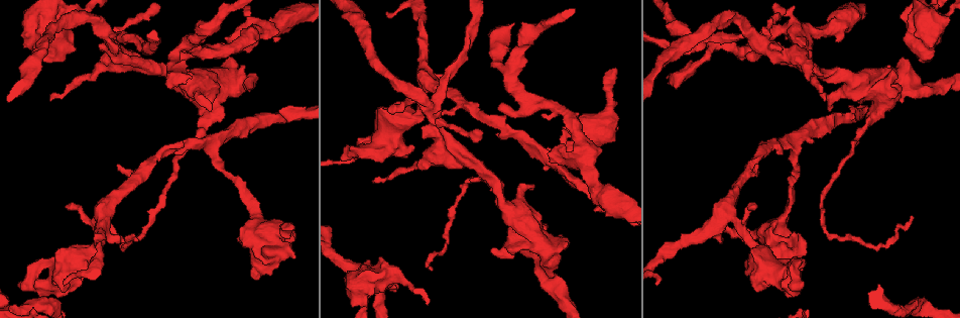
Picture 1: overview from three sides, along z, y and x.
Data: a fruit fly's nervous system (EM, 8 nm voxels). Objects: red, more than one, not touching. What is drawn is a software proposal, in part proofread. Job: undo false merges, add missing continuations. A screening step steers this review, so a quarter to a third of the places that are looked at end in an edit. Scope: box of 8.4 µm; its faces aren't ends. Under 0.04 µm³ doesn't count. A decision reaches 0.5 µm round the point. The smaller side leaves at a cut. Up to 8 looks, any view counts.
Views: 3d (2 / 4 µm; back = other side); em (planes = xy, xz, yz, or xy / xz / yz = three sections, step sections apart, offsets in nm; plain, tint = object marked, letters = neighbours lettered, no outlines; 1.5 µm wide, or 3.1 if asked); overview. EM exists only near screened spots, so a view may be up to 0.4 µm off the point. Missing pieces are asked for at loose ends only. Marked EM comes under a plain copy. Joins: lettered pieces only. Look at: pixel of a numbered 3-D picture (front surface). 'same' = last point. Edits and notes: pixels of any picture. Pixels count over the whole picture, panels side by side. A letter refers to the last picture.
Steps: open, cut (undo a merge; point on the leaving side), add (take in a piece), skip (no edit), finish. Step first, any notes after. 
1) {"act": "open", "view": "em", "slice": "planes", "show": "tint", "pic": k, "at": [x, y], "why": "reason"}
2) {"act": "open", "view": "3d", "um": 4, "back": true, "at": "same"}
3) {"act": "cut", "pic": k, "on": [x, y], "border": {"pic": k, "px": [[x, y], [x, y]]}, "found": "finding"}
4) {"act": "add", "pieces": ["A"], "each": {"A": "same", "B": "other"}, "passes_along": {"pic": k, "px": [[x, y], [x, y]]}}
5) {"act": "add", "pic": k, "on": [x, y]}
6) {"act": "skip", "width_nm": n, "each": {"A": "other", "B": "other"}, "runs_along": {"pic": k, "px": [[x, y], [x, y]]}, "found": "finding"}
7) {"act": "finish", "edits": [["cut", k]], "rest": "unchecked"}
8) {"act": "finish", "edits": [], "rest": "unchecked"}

{"act": "open", "view": "em", "slice": "xy", "step": 8, "show": "tint", "pic": 1, "at": [118, 168], "why": "free end"}

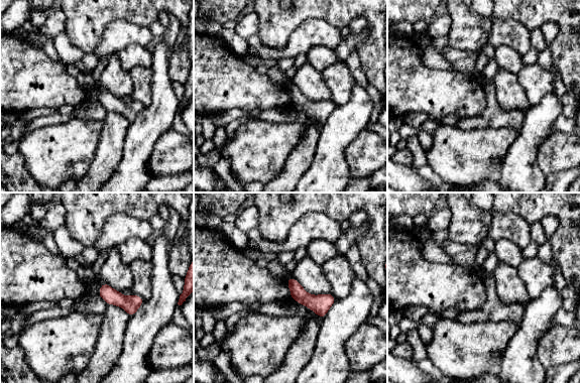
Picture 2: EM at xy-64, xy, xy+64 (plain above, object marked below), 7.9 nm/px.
{"act": "open", "view": "em", "slice": "planes", "show": "letters", "at": "same", "why": "cut it another way"}

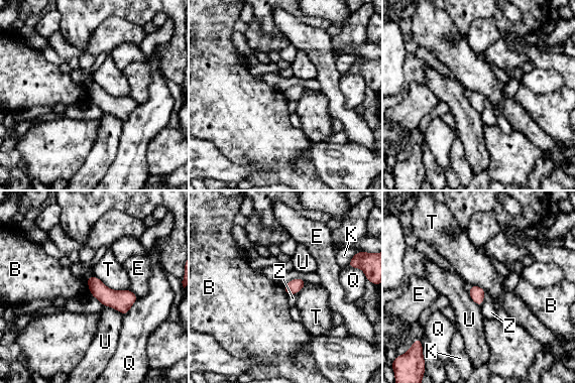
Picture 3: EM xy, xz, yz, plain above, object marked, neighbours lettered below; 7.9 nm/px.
{"act": "skip", "each": {"B": "other", "E": "other", "K": "other", "Q": "other", "T": "other", "U": "other", "Z": "other"}, "border": {"pic": 3, "px": [[86, 280], [90, 292]]}, "found": "none of them fits"}

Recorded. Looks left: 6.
{"act": "open", "view": "3d", "um": 4, "pic": 1, "at": [829, 32]}

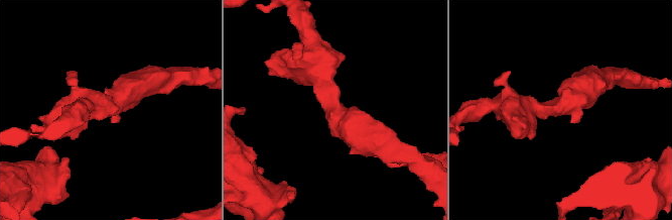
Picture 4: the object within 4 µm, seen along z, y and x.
{"act": "open", "view": "em", "slice": "yz", "step": 4, "show": "tint", "pic": 4, "at": [335, 109], "arm_widths_nm": [300, 550]}

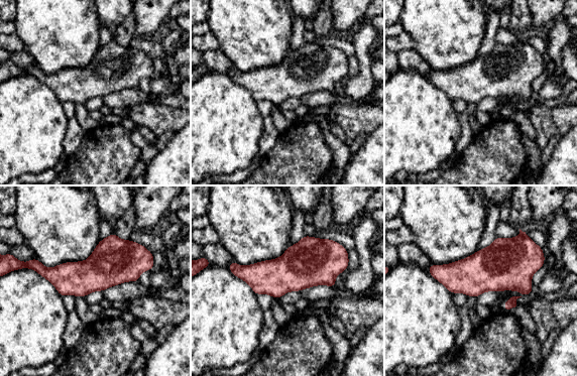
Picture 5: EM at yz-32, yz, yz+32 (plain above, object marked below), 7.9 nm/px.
{"act": "open", "view": "em", "slice": "planes", "show": "letters", "at": "same"}

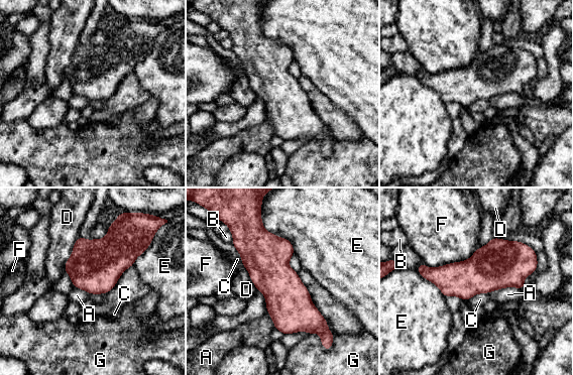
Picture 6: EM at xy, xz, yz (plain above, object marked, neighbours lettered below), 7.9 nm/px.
{"act": "skip", "each": {"A": "other", "B": "other", "C": "other", "D": "other", "E": "other", "F": "other", "G": "other"}, "border": {"pic": 6, "px": [[477, 248], [467, 259], [423, 263]]}, "found": "one neuron here"}

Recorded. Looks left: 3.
{"act": "open", "view": "em", "slice": "planes", "show": "letters", "pic": 1, "at": [293, 226]}

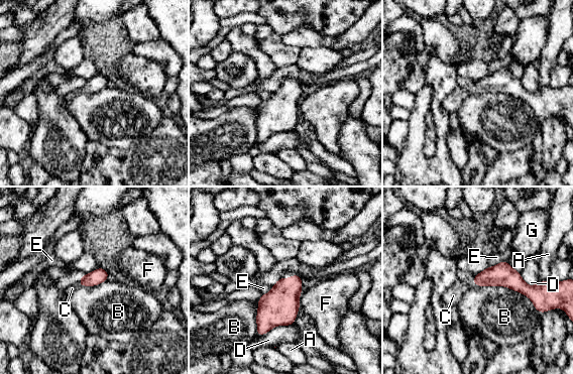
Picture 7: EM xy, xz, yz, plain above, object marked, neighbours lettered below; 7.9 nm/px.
{"act": "add", "pieces": ["C"], "each": {"A": "other", "B": "other", "C": "same", "D": "other", "E": "other", "F": "other", "G": "other"}, "passes_along": {"pic": 7, "px": [[90, 279], [79, 284], [72, 288]]}, "found": "it goes on there"}

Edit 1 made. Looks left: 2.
{"act": "finish", "edits": [["add", 7]], "rest": "unchecked"}

